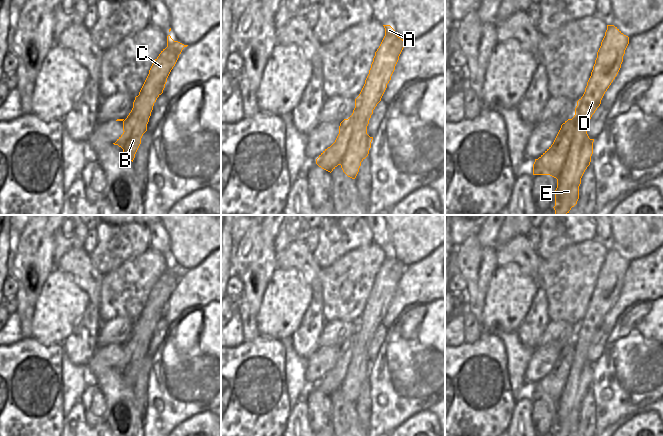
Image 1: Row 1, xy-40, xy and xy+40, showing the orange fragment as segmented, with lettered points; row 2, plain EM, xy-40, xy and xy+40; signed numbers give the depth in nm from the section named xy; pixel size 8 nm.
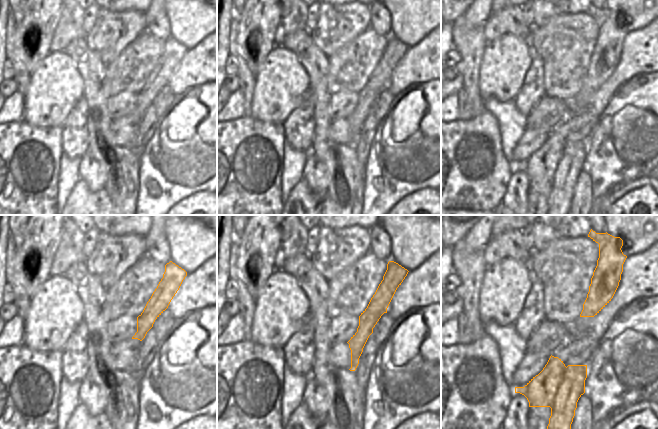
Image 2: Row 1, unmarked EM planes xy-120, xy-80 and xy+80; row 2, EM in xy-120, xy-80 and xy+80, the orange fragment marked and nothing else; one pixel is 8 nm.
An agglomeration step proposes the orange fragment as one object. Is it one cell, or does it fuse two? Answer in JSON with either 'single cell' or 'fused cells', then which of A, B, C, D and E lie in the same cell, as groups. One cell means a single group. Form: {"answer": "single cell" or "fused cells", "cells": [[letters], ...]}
{"answer": "fused cells", "cells": [["A", "C", "D"], ["B", "E"]]}

